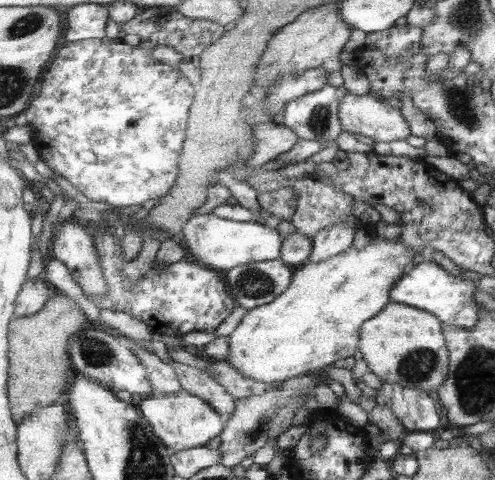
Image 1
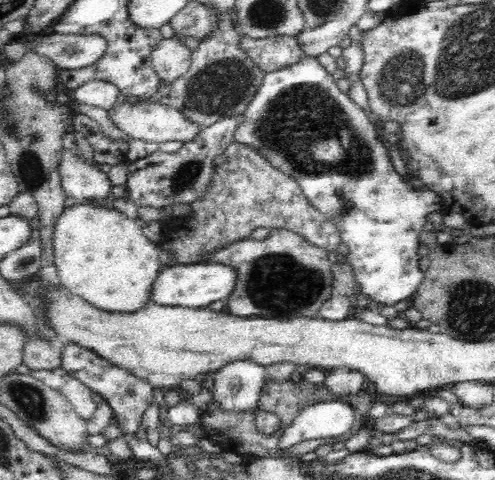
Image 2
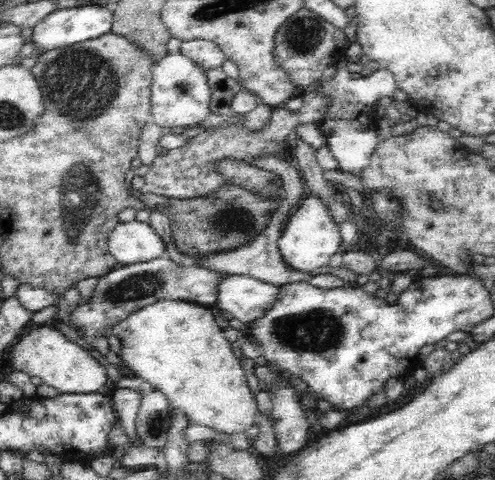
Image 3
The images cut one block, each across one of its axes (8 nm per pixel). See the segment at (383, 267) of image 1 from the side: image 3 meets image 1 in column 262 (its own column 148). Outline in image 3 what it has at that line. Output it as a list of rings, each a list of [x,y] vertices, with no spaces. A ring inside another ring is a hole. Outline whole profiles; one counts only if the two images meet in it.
[[[156,302],[152,306],[146,306],[144,310],[138,310],[130,318],[116,322],[110,328],[110,334],[116,334],[122,338],[122,350],[120,360],[122,366],[128,368],[134,376],[142,376],[150,384],[154,384],[156,392],[162,392],[172,406],[188,414],[192,424],[198,424],[202,428],[222,432],[222,434],[242,434],[250,430],[256,424],[258,414],[258,402],[256,394],[252,392],[244,366],[240,364],[240,358],[234,354],[230,342],[224,336],[224,328],[220,328],[214,318],[216,310],[196,306],[190,302]]]

